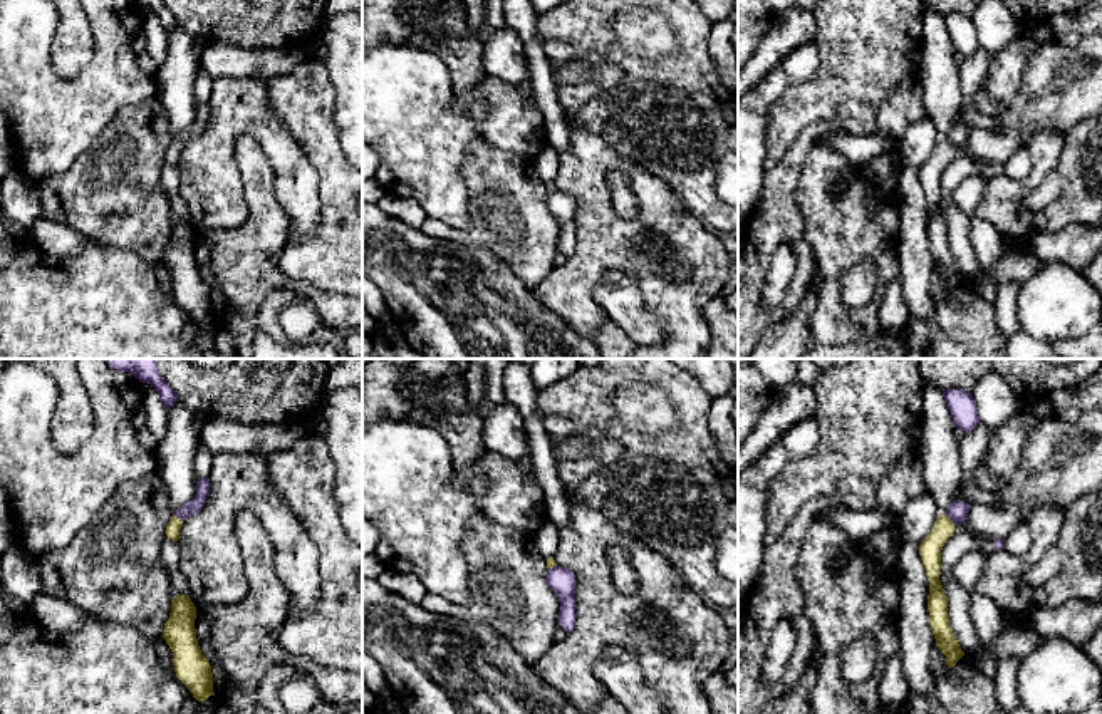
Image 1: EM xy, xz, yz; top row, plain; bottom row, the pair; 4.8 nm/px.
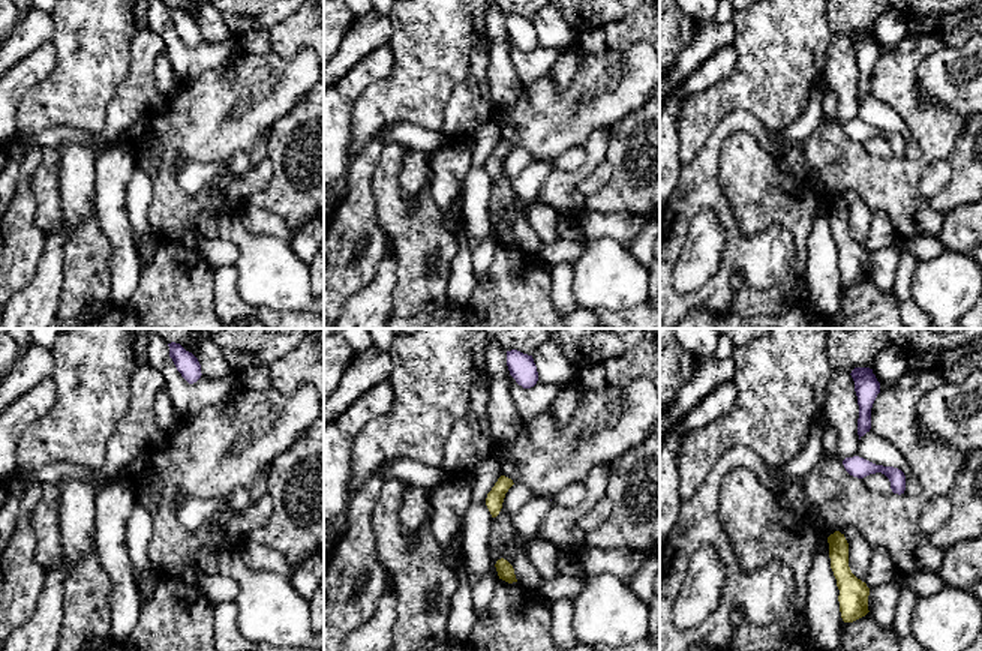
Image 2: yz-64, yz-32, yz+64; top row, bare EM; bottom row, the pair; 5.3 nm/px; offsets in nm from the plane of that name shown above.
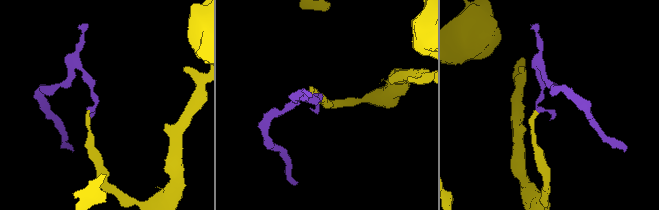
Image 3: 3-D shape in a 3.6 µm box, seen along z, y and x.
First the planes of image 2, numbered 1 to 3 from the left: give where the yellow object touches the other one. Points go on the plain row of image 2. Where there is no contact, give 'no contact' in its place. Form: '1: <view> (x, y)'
1: no contact
2: no contact
3: no contact

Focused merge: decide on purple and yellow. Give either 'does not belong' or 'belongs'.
does not belong

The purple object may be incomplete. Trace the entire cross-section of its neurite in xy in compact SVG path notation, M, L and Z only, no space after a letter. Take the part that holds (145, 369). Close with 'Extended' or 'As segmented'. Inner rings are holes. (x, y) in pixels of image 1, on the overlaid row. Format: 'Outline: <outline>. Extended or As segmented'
Outline: M106 359L111 369L129 372L141 382L153 384L166 411L178 402L176 392L164 382L156 367L156 359Z. As segmented

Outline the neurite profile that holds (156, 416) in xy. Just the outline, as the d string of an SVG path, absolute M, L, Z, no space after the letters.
M148 382L143 384L143 407L148 427L153 432L156 442L159 444L166 434L168 411L163 406L156 387Z

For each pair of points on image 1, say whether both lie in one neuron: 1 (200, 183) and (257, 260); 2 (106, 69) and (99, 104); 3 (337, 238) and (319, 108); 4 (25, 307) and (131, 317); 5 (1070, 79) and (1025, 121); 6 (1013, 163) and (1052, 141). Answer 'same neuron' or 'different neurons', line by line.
1: different neurons
2: same neuron
3: same neuron
4: same neuron
5: same neuron
6: different neurons

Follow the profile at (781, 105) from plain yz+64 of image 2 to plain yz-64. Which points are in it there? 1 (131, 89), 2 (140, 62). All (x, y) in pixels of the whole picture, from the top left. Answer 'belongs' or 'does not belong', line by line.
1: does not belong
2: does not belong

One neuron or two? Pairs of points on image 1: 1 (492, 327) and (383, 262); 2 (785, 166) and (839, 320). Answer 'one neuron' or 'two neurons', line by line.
1: one neuron
2: two neurons

